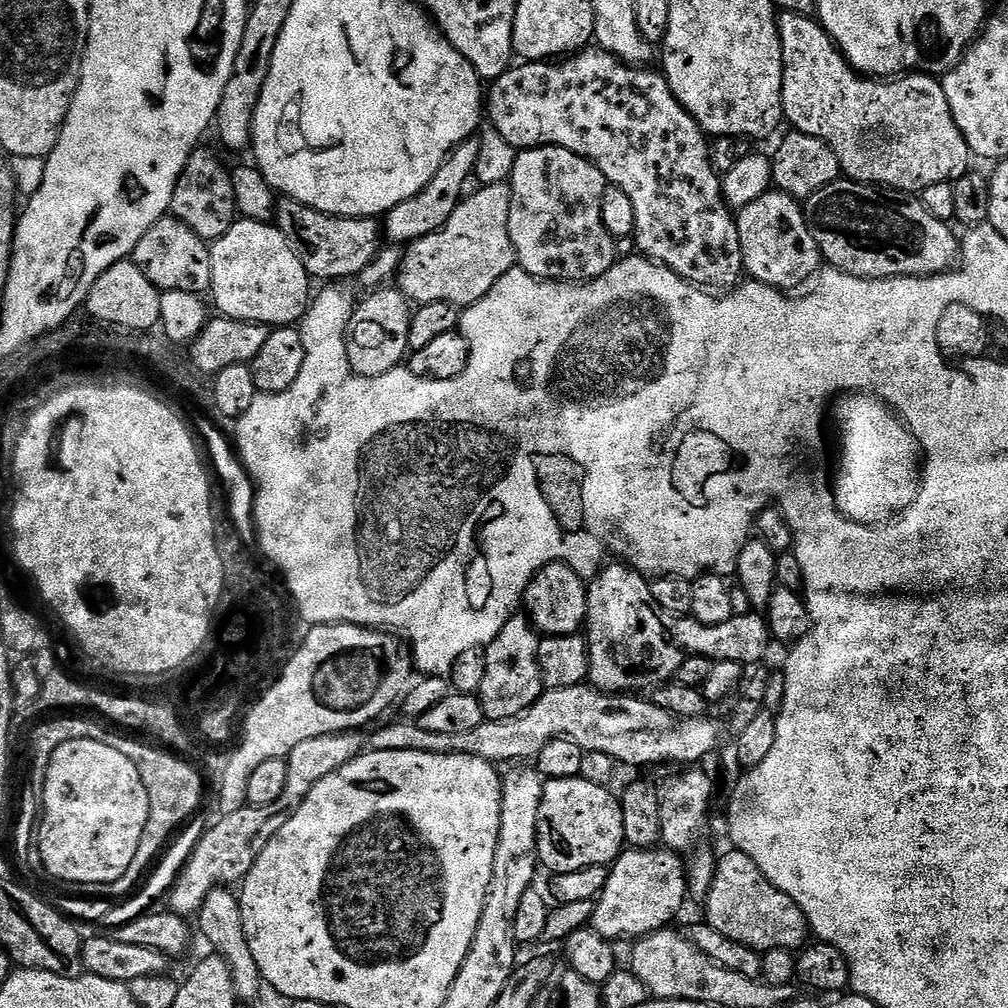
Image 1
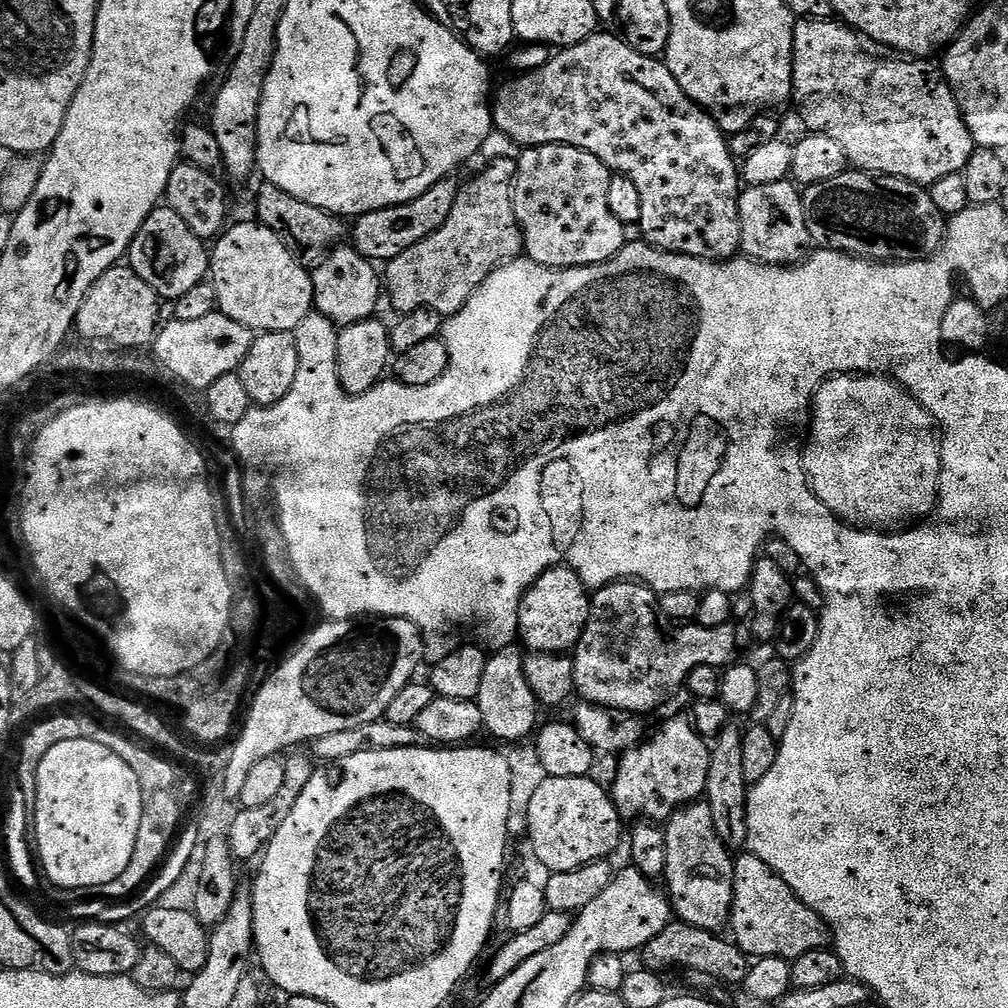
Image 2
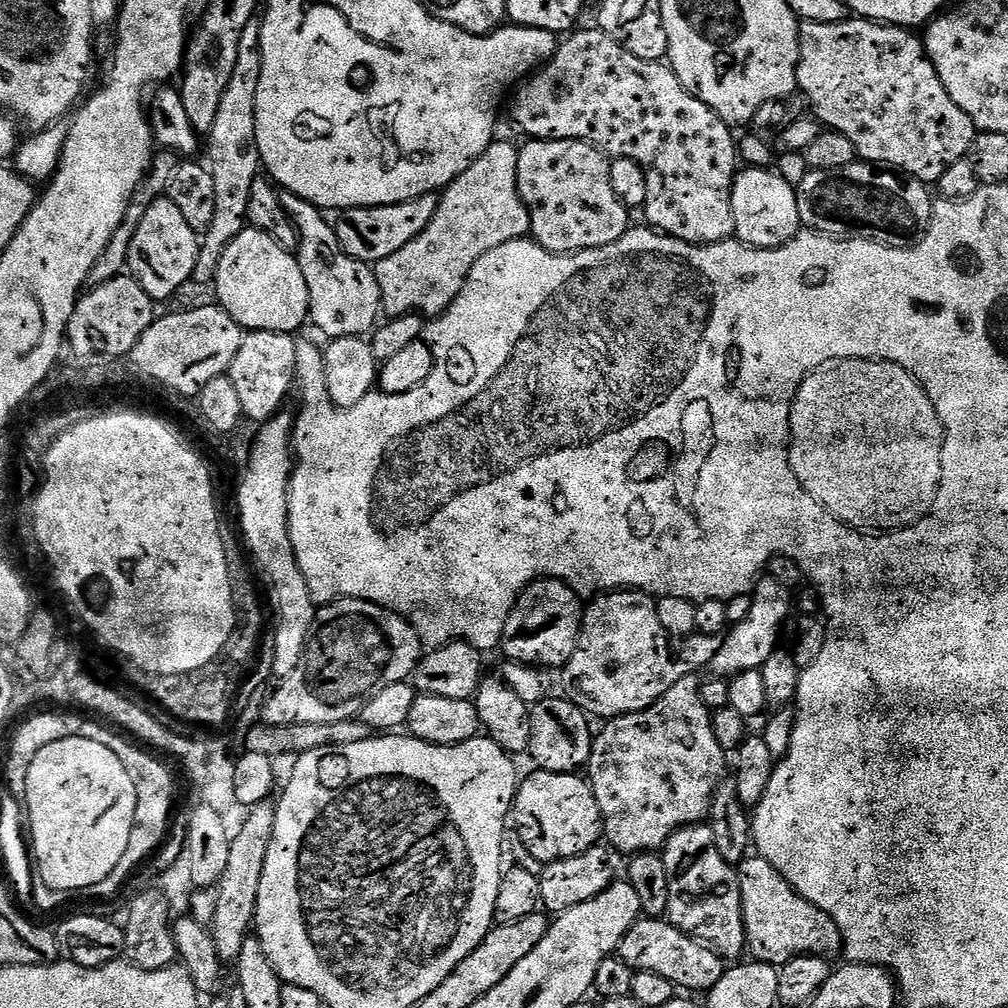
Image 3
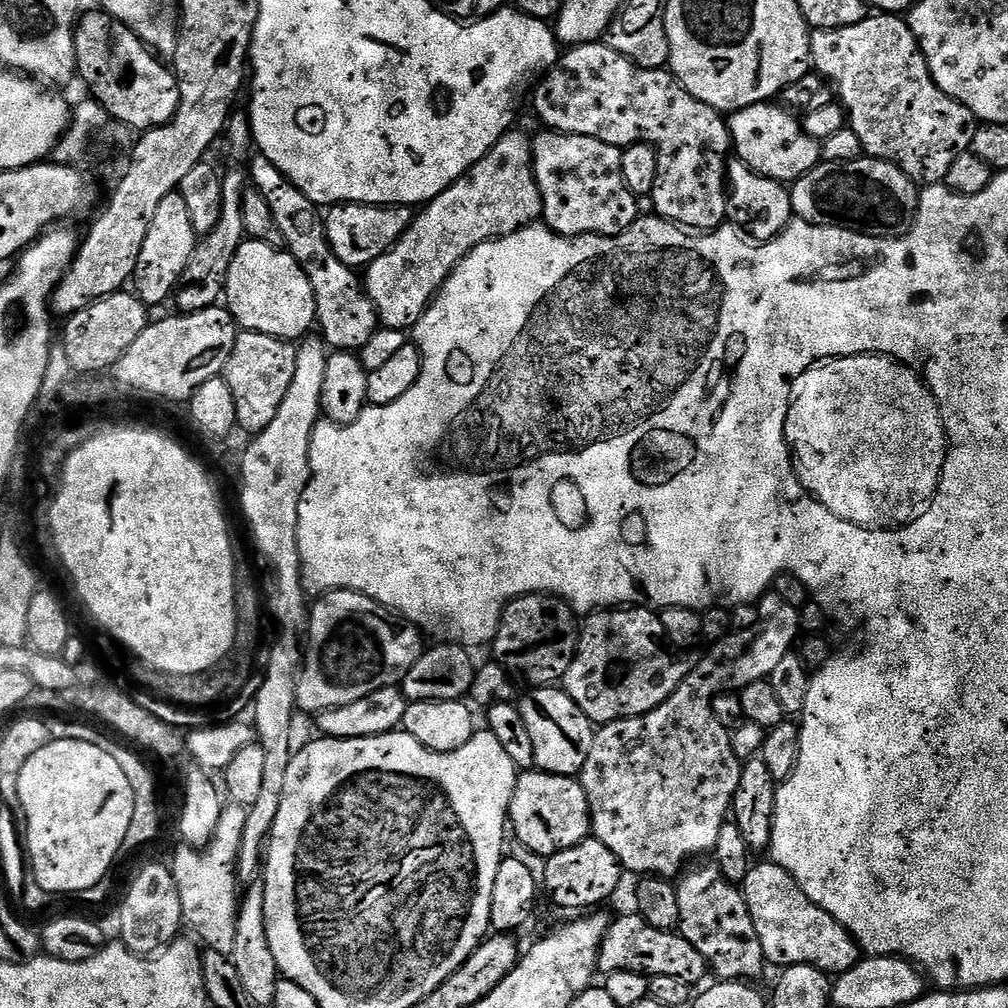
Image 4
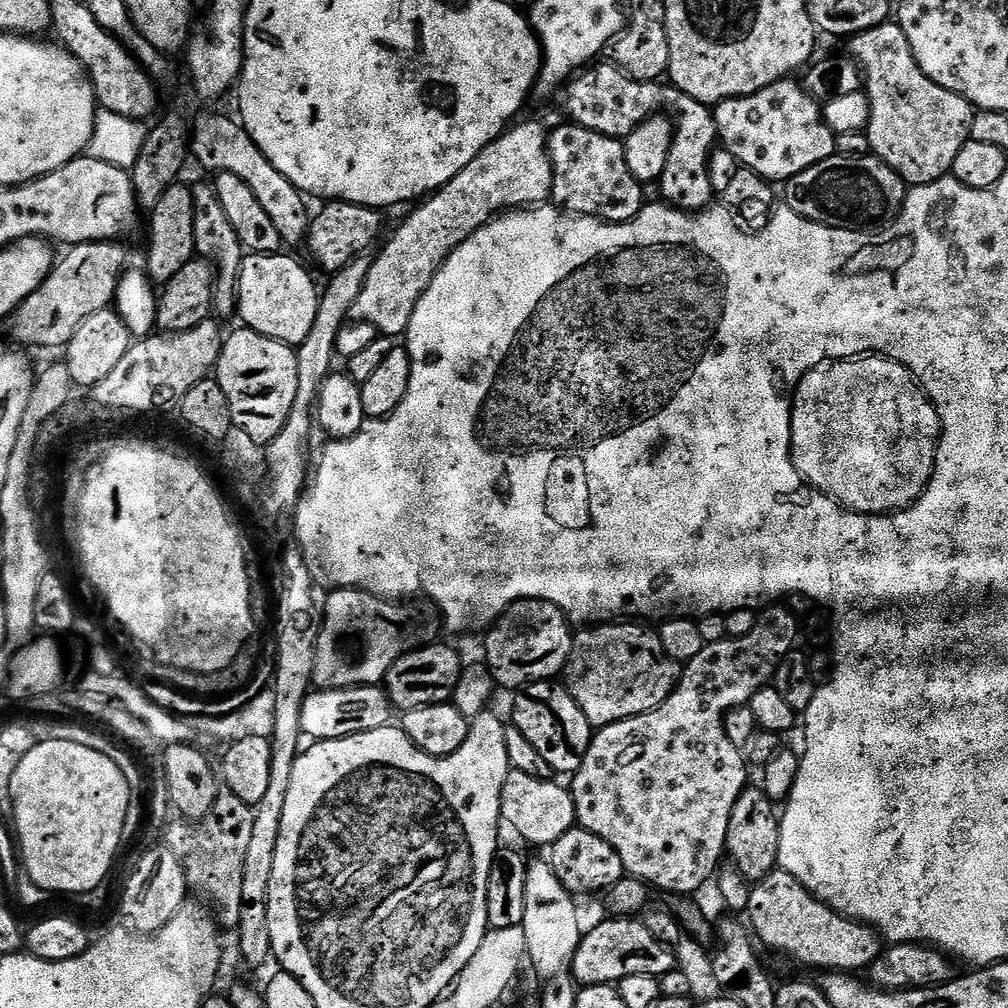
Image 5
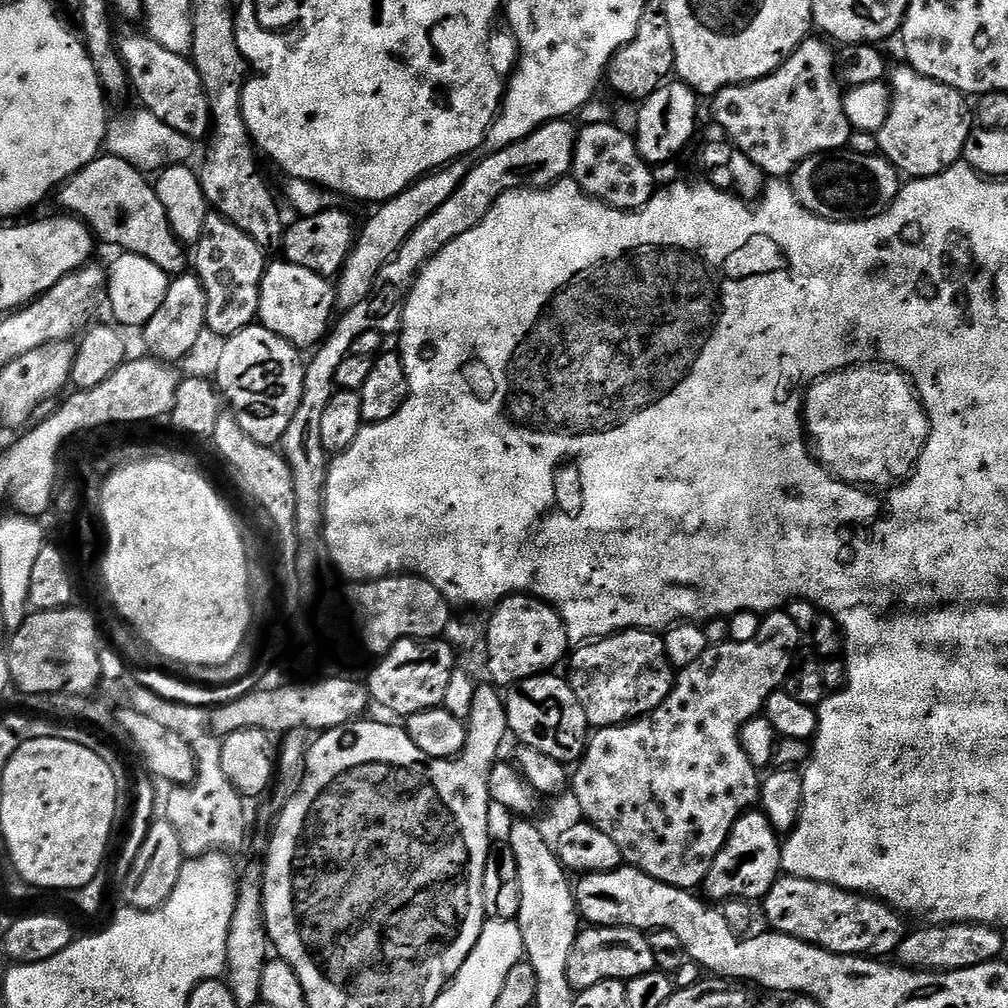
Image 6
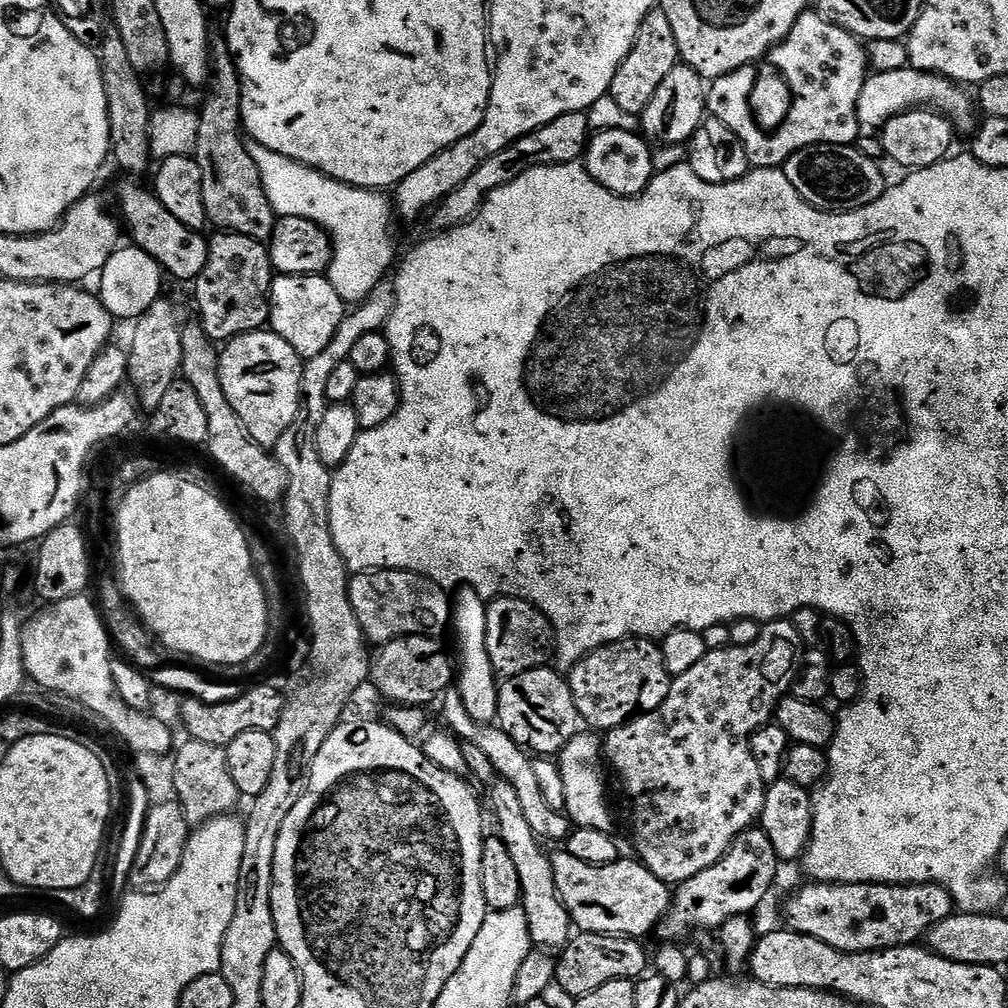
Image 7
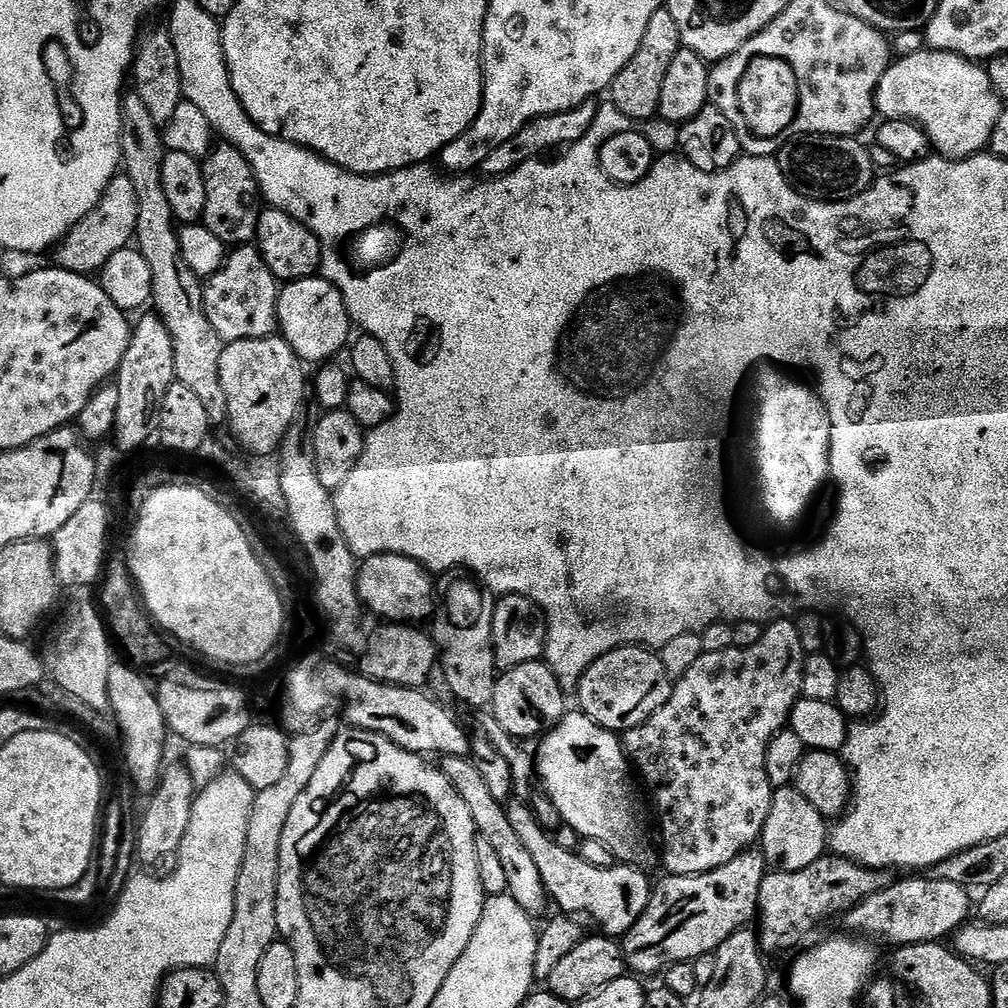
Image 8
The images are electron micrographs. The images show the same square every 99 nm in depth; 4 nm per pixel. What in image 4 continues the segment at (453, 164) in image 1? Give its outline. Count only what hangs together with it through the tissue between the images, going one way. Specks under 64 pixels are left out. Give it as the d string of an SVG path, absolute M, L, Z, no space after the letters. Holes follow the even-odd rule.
M333 204L324 216L324 229L336 257L346 266L364 270L394 247L412 224L413 215L413 209L406 204Z

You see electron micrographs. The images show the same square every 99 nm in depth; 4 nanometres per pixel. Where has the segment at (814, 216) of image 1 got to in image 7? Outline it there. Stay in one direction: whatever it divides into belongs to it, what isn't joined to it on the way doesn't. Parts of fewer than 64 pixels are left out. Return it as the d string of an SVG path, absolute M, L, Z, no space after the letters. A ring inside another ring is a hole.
M815 144L795 152L783 164L790 186L798 190L800 197L810 206L823 212L853 212L862 206L870 206L886 191L881 165L866 158L855 146L846 144Z

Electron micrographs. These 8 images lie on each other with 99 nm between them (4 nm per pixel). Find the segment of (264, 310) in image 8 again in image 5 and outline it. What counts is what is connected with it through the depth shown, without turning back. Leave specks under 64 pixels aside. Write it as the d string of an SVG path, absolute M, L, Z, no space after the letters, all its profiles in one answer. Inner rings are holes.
M193 183L191 189L196 211L194 214L195 255L201 260L208 261L216 273L212 311L217 317L235 317L240 302L240 268L245 262L246 250L241 246L238 234L234 234L234 226L230 226L230 218L226 218L226 210L222 210L222 202L218 200L215 183Z

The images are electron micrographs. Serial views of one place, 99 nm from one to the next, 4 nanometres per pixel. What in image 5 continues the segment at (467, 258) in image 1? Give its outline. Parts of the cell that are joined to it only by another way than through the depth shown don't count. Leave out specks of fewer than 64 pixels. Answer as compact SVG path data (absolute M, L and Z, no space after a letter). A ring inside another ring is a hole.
M528 120L525 124L517 123L503 132L466 170L458 173L446 186L431 193L423 202L417 203L416 208L396 228L396 233L383 241L384 249L375 253L370 274L366 274L366 282L362 286L362 294L352 307L351 319L362 324L372 324L377 333L389 338L403 337L410 326L410 318L414 314L414 306L422 294L430 286L434 274L446 262L446 258L455 248L462 246L466 238L470 238L482 226L489 224L497 214L505 210L519 210L529 206L540 206L552 195L552 163L548 153L549 129L543 128L536 120Z

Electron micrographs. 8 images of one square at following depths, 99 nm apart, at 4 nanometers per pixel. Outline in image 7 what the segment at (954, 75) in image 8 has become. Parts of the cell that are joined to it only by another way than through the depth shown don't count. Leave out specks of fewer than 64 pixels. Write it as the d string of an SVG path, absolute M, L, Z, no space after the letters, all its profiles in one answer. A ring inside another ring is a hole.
M911 66L902 70L877 72L869 75L868 81L862 86L862 94L858 98L858 118L861 129L880 130L883 129L885 122L900 112L911 112L913 108L927 107L947 116L957 129L968 127L971 129L974 104L969 93L967 96L964 92L967 91L955 80L936 76L933 72L920 72Z

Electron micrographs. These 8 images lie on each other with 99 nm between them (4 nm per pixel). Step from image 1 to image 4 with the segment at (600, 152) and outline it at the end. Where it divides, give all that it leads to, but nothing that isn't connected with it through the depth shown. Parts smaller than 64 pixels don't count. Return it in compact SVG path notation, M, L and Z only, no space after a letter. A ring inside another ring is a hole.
M606 42L577 44L569 47L549 72L543 73L531 96L532 108L545 129L598 138L598 142L617 143L616 112L628 112L624 116L625 141L628 144L648 144L656 151L658 170L650 197L650 203L656 207L653 208L655 215L685 230L699 230L701 233L710 232L725 223L729 198L726 177L732 147L728 121L716 109L706 106L706 102L691 96L671 71L639 68Z

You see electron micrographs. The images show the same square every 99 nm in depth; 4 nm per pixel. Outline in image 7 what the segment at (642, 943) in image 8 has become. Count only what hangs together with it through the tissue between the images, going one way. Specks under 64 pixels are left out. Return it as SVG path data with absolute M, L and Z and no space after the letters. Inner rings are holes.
M748 828L717 864L702 870L702 874L694 874L694 878L682 882L672 892L671 905L656 925L655 935L660 935L659 939L664 942L684 942L691 932L700 932L703 928L718 930L730 918L752 914L767 898L776 880L776 867L774 846L763 828Z

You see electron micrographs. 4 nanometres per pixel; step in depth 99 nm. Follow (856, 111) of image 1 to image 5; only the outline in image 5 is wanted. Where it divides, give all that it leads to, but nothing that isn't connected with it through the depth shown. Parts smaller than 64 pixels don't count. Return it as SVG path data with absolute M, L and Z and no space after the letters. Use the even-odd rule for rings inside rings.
M885 22L870 30L860 32L847 41L847 55L860 65L864 73L863 91L870 102L870 116L866 135L868 147L882 162L886 162L904 179L905 185L929 184L951 173L958 150L972 134L972 103L942 86L938 86L926 74L910 50L910 42L899 23Z

